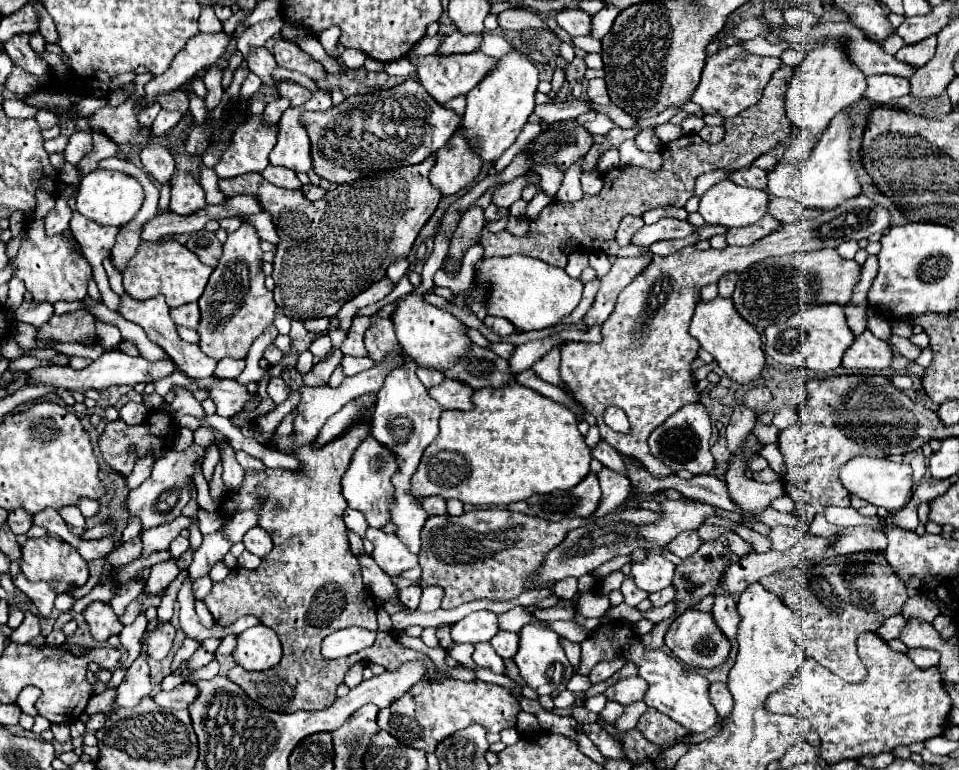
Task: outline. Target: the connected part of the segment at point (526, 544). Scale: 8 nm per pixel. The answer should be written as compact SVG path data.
M476 508L470 512L464 512L462 516L430 516L420 532L422 536L422 550L418 554L420 558L420 568L422 576L418 580L418 588L428 588L428 586L440 586L444 590L444 600L442 608L450 610L456 608L464 602L470 600L512 600L518 598L522 592L526 592L526 582L532 580L536 574L536 568L544 564L548 552L556 548L564 540L564 536L572 528L580 528L584 524L592 524L596 518L566 518L560 522L550 522L550 520L540 520L536 516L520 514L520 512L510 512L508 508Z

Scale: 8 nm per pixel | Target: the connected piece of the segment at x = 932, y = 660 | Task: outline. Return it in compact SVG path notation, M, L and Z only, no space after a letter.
M911 648L908 650L908 656L912 658L912 662L918 668L928 668L928 666L936 666L940 660L940 654L936 650L930 648Z

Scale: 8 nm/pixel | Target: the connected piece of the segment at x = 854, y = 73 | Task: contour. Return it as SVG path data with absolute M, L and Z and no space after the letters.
M828 40L810 52L806 52L802 66L796 70L796 78L786 94L786 116L798 128L790 146L784 152L782 162L806 162L818 136L828 122L846 106L856 104L864 98L868 84L864 72L856 64L848 64L848 52L844 52L844 40Z

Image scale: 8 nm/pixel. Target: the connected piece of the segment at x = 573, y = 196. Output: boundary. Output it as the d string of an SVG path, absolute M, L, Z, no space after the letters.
M582 156L576 164L572 164L572 168L568 168L568 172L566 172L566 176L562 181L562 186L560 186L558 194L556 194L556 198L560 202L572 203L582 198L582 188L580 188L582 172L580 172L580 166L584 164L584 160L586 160L586 156Z

